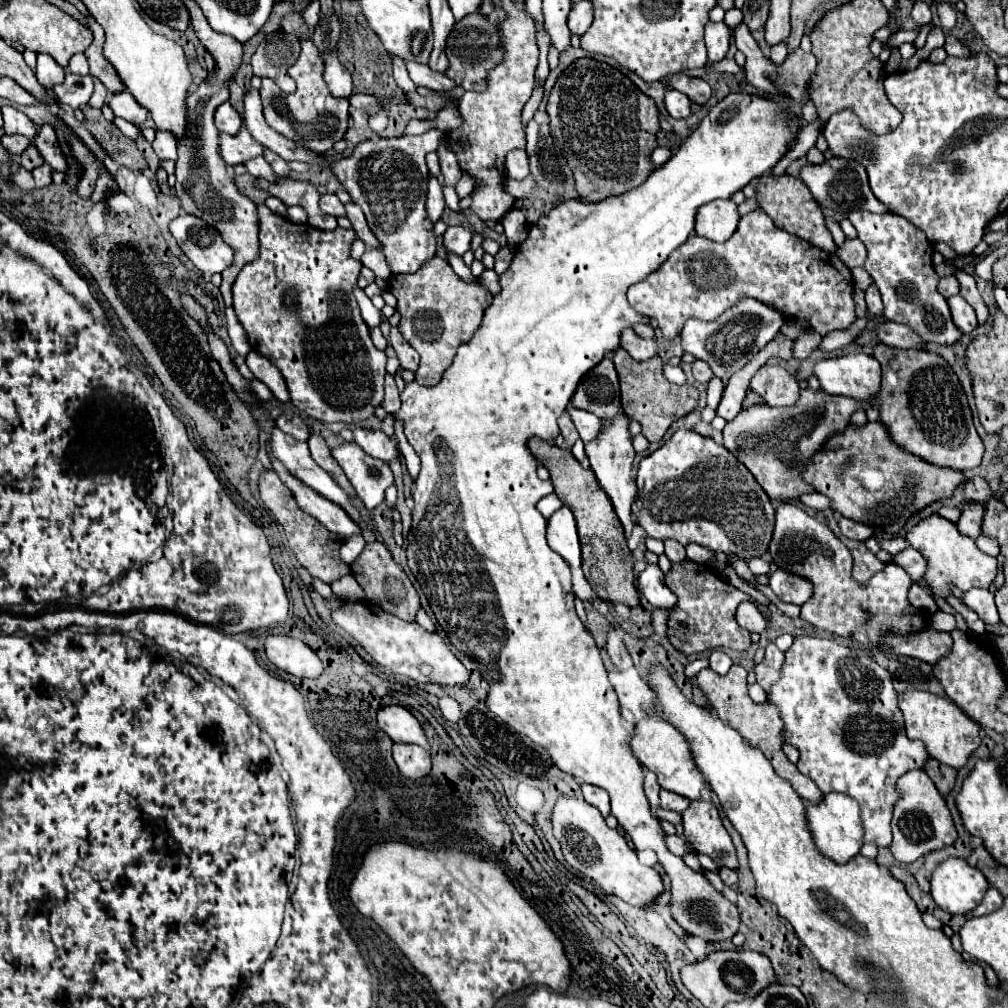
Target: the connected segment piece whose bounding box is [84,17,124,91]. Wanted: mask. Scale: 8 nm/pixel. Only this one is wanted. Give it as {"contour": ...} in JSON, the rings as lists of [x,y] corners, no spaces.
{"contour":[[[86,17],[86,21],[88,21],[88,27],[94,33],[92,45],[84,51],[84,55],[88,57],[88,63],[90,63],[90,75],[98,77],[106,85],[108,91],[122,91],[124,85],[120,85],[120,77],[116,75],[116,71],[112,71],[112,65],[102,55],[102,45],[104,45],[102,25],[94,17]]]}

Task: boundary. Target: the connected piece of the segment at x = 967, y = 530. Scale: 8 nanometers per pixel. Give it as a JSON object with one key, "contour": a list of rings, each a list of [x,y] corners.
{"contour":[[[964,503],[962,515],[958,519],[958,531],[970,539],[976,539],[980,535],[980,523],[982,523],[982,507],[976,503]]]}

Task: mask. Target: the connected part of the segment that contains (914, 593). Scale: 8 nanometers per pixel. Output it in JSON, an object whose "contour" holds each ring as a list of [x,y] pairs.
{"contour":[[[916,583],[910,589],[910,599],[916,603],[916,607],[924,607],[926,611],[938,611],[936,601],[928,593],[924,593]]]}

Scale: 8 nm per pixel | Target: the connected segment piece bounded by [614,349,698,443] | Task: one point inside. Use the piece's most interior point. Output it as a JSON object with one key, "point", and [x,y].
{"point":[647,396]}

